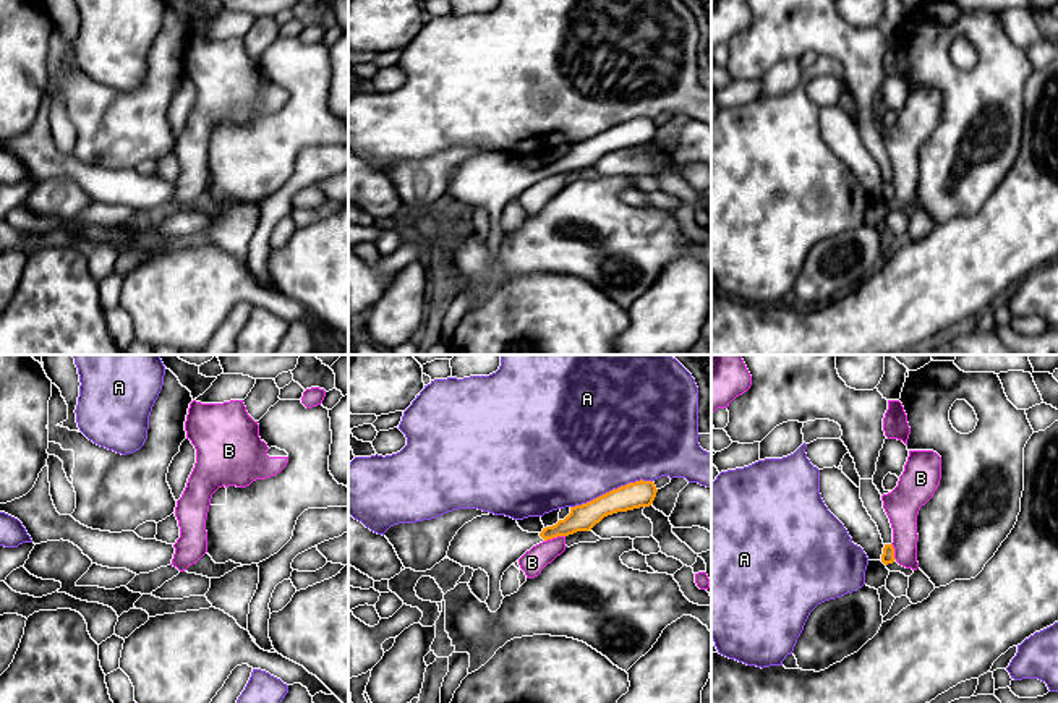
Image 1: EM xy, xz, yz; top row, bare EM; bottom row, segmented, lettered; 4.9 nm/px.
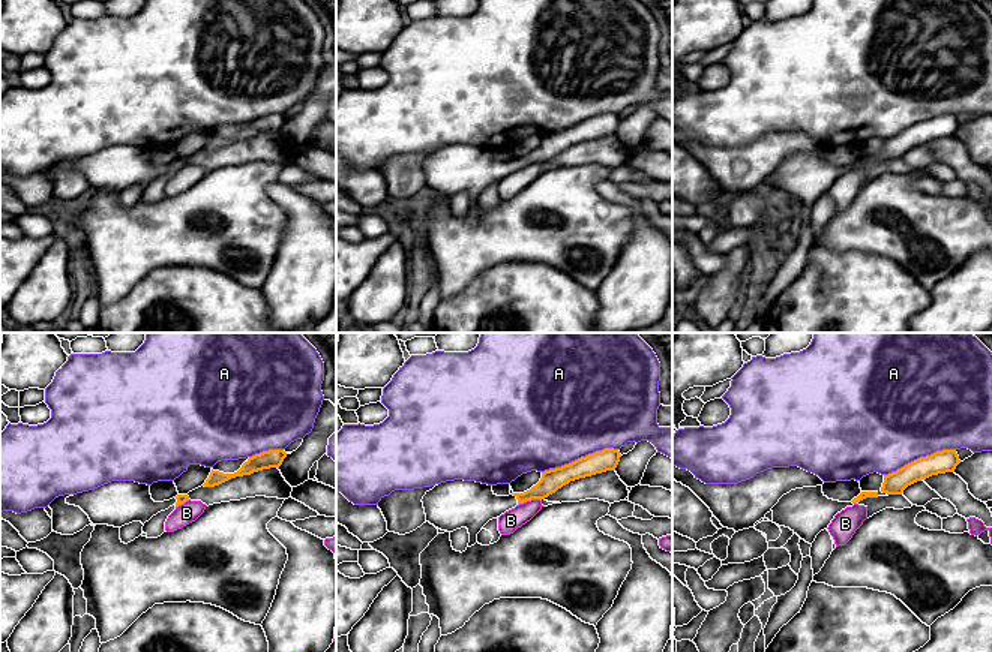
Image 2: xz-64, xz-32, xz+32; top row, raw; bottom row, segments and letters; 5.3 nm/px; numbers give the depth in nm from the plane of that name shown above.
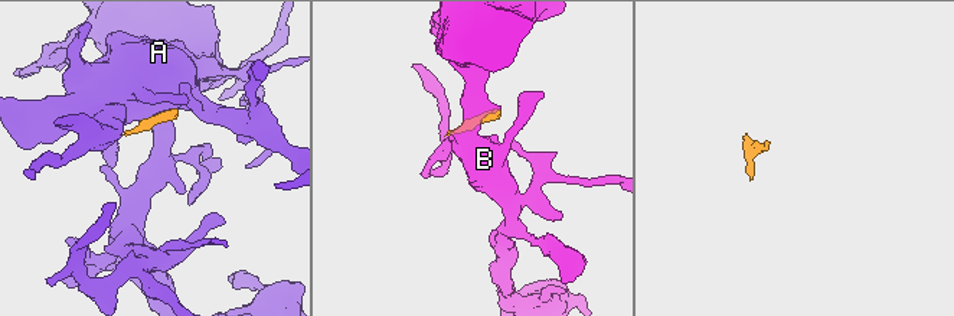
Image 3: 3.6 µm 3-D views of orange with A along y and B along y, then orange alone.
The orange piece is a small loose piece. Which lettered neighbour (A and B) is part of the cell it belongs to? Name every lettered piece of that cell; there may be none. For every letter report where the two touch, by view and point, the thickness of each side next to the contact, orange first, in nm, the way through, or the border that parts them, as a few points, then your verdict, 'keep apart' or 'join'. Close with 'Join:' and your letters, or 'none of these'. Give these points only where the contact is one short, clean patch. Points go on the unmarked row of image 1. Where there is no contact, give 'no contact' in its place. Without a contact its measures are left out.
A: xz (613, 127) | 130/500 nm | keep apart
B: xz (554, 174) | 130/120 nm | along xz (564, 172), (545, 178) | keep apart
Join: none of these

